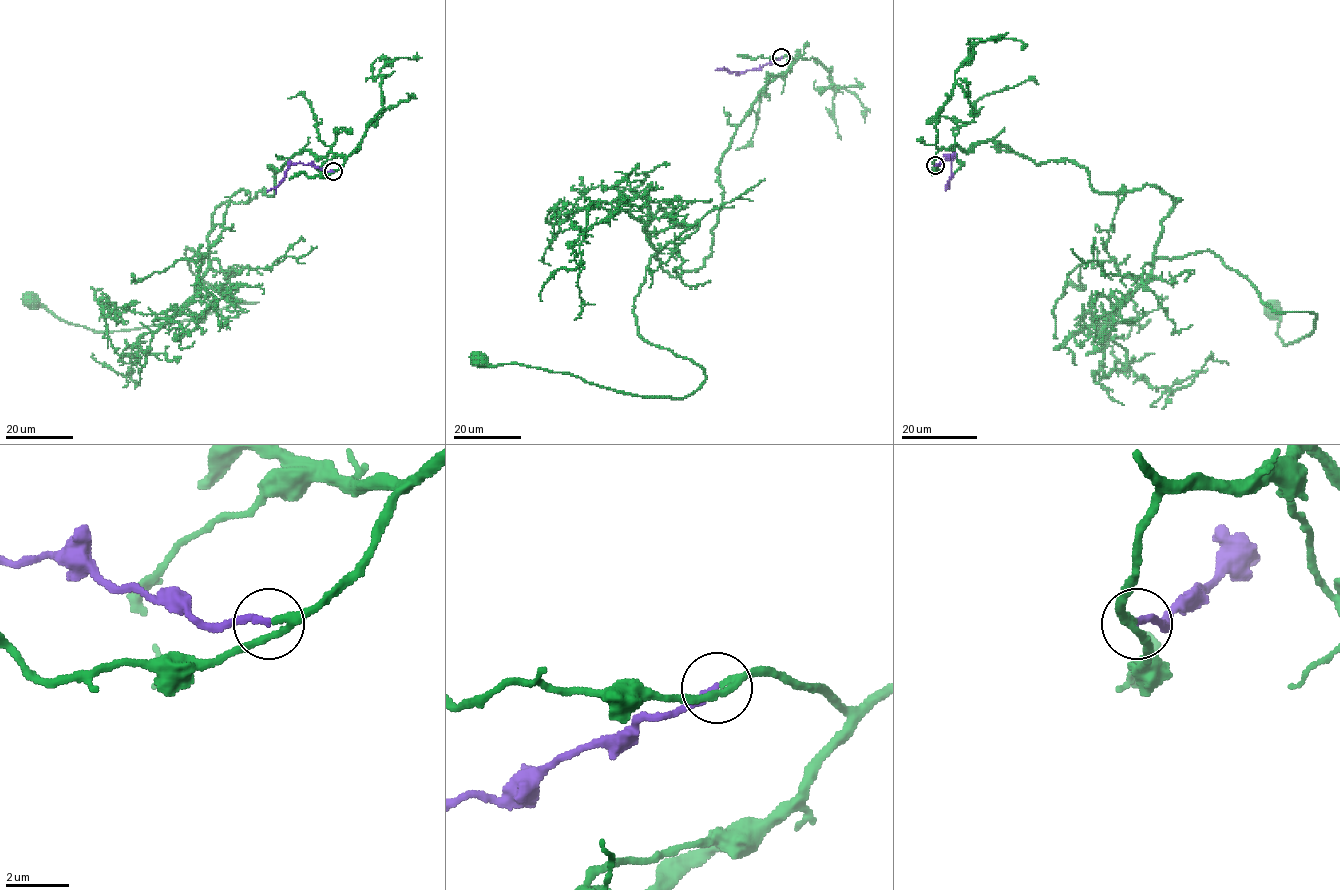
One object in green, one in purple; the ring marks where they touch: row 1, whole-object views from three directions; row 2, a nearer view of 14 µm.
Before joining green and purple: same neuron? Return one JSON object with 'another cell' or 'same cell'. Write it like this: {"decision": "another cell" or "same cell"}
{"decision": "same cell"}

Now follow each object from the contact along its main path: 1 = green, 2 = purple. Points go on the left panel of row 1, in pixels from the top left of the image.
1: (333, 171), (302, 150), (185, 248), (257, 302), (105, 331), (31, 300)
2: (333, 171), (294, 163), (280, 183), (268, 191)

